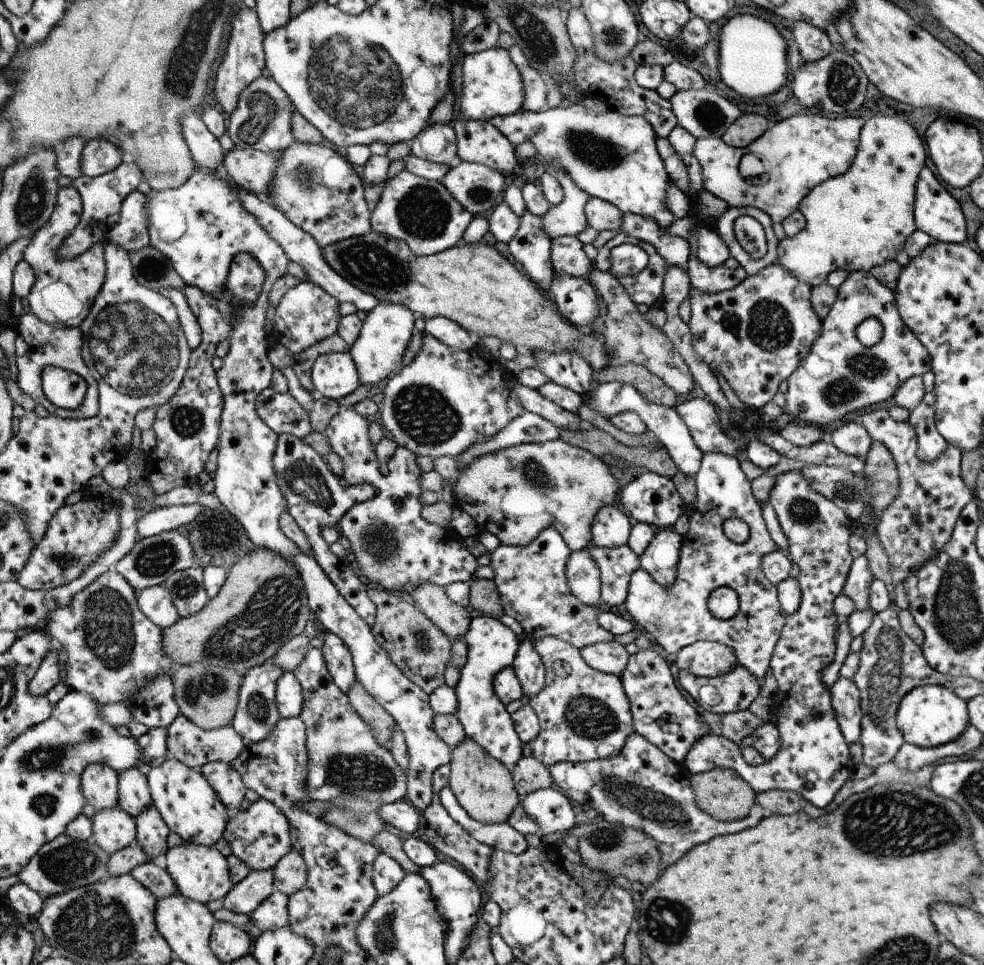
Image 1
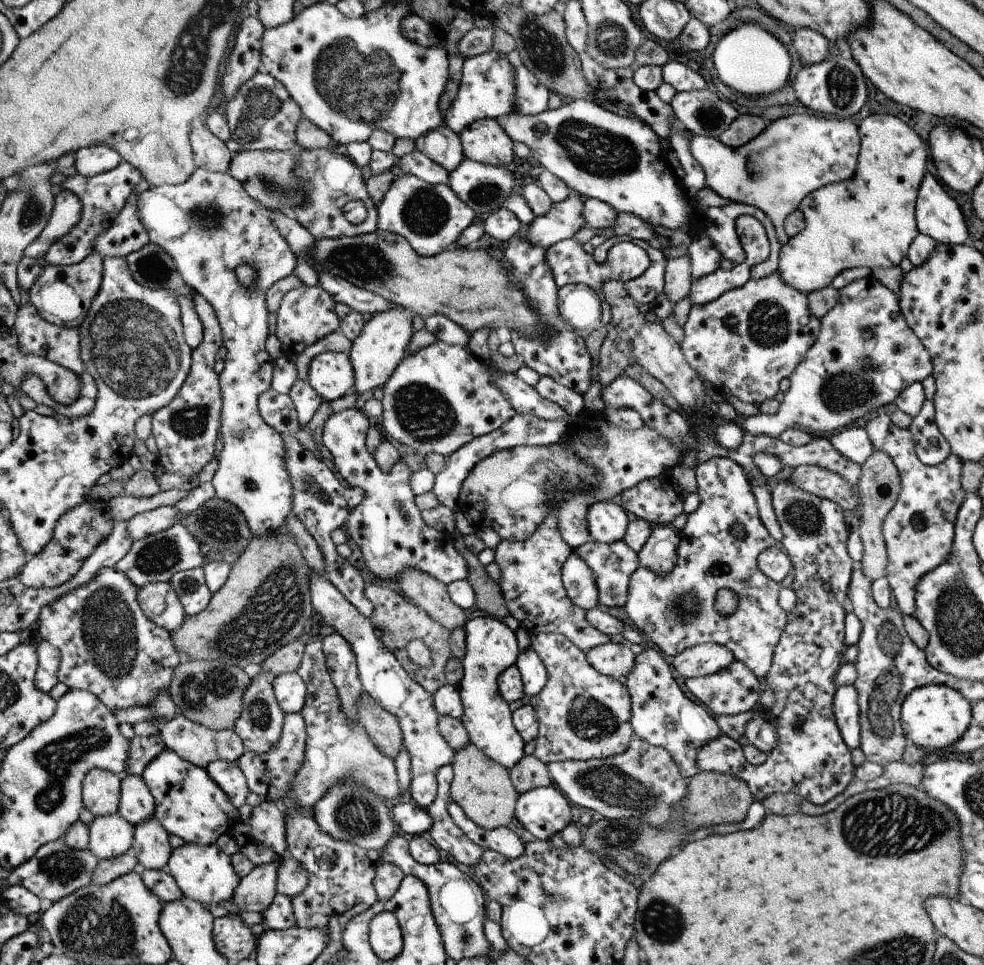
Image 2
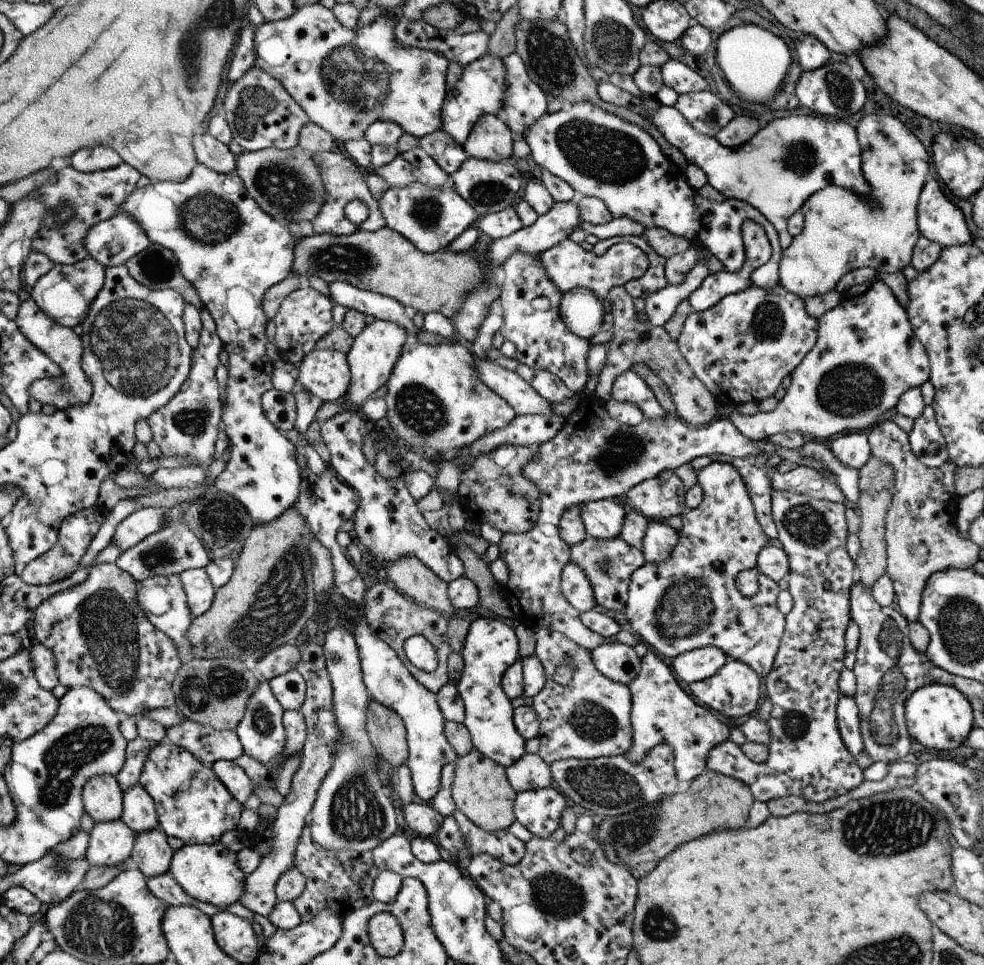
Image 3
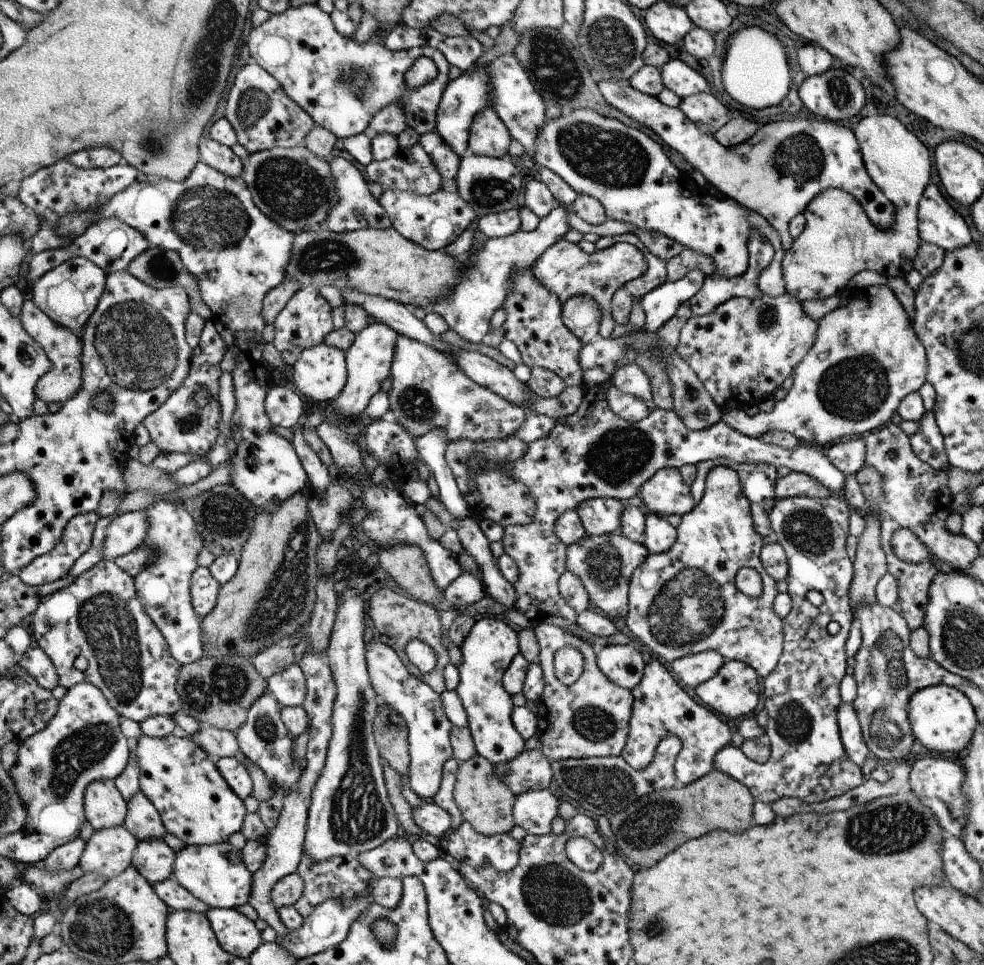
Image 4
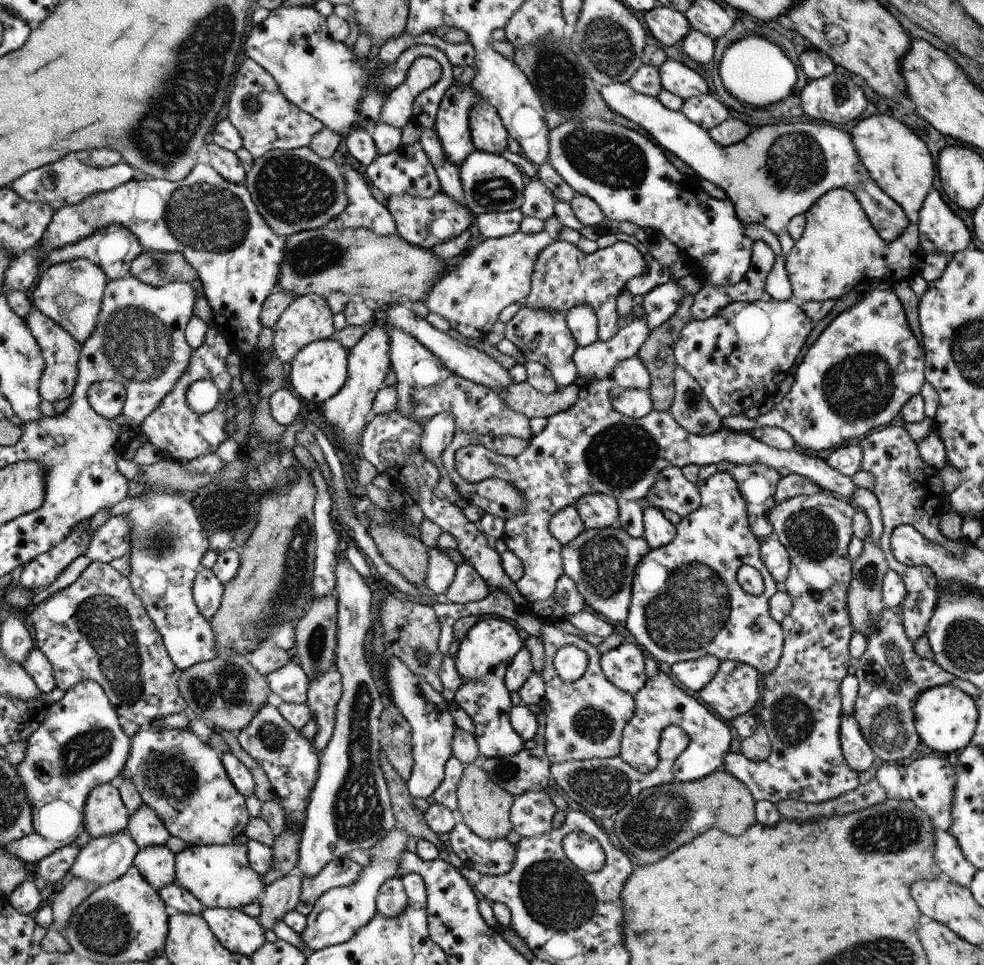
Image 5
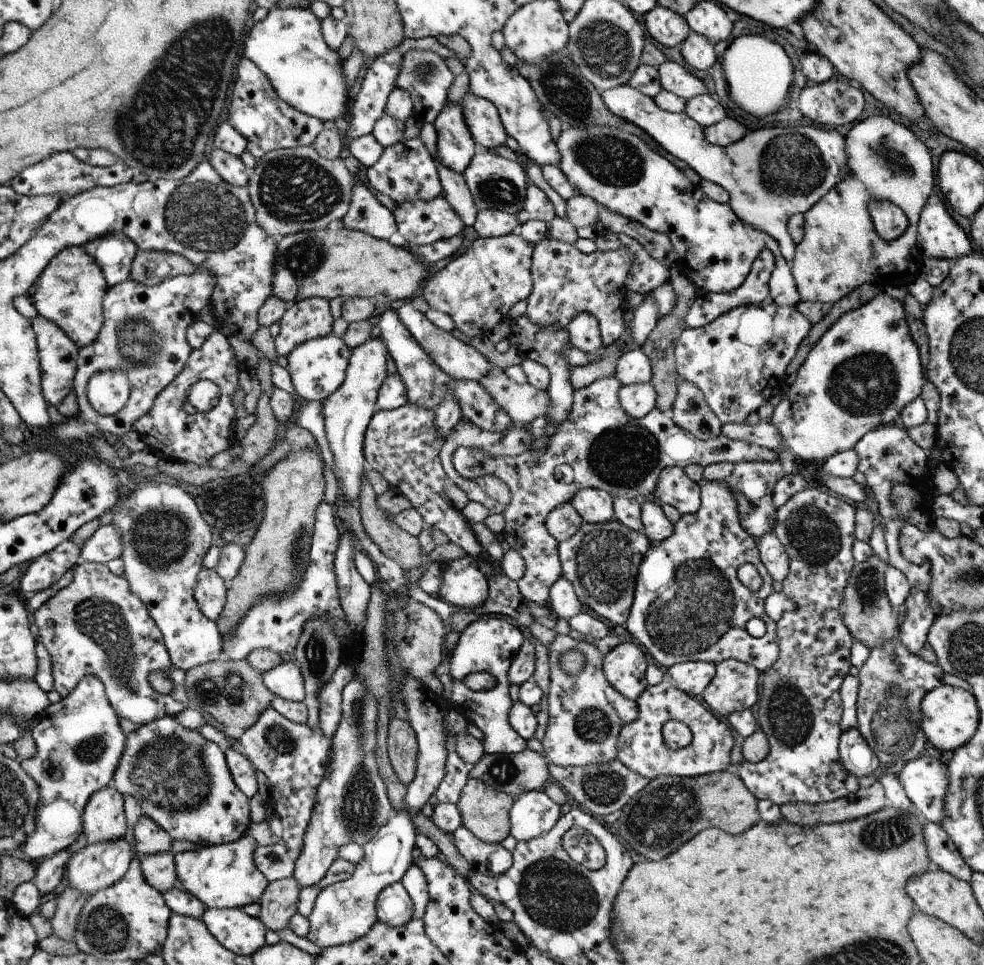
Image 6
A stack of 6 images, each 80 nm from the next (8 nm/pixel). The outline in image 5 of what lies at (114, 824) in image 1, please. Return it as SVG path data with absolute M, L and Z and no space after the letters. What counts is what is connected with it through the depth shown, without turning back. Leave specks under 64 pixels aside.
M127 830L91 838L70 870L70 877L94 881L99 886L113 883L133 866L140 850Z

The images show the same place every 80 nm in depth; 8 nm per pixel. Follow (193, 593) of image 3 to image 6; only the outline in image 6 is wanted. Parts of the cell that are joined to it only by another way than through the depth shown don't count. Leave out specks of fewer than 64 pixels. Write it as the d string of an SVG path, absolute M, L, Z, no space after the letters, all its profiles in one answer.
M203 567L197 579L195 596L201 612L216 622L227 603L228 583L214 569Z

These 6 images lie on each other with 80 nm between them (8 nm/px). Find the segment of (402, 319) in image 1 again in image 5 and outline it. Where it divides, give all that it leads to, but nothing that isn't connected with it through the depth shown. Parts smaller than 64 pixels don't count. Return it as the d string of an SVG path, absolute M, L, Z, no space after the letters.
M374 325L370 327L356 346L349 349L348 356L348 380L345 386L333 396L325 400L323 415L332 426L340 440L341 450L346 454L360 453L360 438L368 423L373 408L373 400L377 392L385 386L384 378L388 374L388 368L392 366L390 336L386 326Z

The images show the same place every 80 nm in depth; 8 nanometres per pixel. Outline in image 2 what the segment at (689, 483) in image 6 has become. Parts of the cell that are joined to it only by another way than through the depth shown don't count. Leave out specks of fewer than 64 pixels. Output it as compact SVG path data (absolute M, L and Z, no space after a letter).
M669 473L650 477L648 480L641 480L628 491L621 492L619 499L622 503L622 508L626 512L631 512L634 518L644 519L653 526L671 525L676 516L683 513L686 494L680 486L676 484Z

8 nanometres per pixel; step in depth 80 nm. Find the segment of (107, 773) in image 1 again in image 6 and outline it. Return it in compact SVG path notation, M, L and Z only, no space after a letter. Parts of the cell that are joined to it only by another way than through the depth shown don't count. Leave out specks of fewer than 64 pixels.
M114 785L101 788L98 796L90 800L90 808L86 808L86 832L83 833L87 844L121 839L126 834L123 798Z

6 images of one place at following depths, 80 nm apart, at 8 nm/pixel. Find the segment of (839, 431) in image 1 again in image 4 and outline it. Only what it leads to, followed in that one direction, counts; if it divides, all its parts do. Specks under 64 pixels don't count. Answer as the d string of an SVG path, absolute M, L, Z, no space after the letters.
M850 437L825 449L830 462L845 475L855 475L865 466L866 443L864 437Z

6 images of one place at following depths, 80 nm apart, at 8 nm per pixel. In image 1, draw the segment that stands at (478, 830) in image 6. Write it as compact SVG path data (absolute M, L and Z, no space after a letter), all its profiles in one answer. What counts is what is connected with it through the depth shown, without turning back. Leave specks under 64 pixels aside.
M466 737L462 743L451 750L451 771L449 774L448 786L456 795L457 801L464 807L464 810L474 819L481 823L501 823L507 821L521 802L520 793L513 781L513 773L502 761L490 756L490 753L475 740Z

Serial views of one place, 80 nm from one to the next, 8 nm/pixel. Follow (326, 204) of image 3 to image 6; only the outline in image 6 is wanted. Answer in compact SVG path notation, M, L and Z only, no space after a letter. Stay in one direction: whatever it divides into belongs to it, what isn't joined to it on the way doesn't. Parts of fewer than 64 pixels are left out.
M356 180L351 188L348 212L341 218L344 228L370 233L378 239L391 240L397 234L395 216L382 206L362 182Z

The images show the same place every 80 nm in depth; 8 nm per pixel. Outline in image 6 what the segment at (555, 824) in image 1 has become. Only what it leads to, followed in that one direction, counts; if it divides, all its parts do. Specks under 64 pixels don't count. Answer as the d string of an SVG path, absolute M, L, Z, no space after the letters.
M528 791L520 796L513 804L512 810L509 812L509 819L512 821L512 830L510 834L517 841L527 841L531 838L540 836L548 832L555 822L562 816L560 814L560 805L554 803L544 791Z

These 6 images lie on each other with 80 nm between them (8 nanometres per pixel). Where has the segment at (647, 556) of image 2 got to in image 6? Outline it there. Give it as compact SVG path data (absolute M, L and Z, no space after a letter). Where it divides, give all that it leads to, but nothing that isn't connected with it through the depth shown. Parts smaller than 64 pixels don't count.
M652 497L641 500L641 519L643 533L648 537L652 545L666 540L674 534L673 524L664 515L662 506Z

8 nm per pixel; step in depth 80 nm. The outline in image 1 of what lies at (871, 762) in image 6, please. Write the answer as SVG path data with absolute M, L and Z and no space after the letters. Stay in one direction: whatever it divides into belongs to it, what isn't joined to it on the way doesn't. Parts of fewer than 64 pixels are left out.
M842 677L836 680L830 691L831 705L842 734L848 744L855 743L861 735L863 717L860 691L852 679Z

